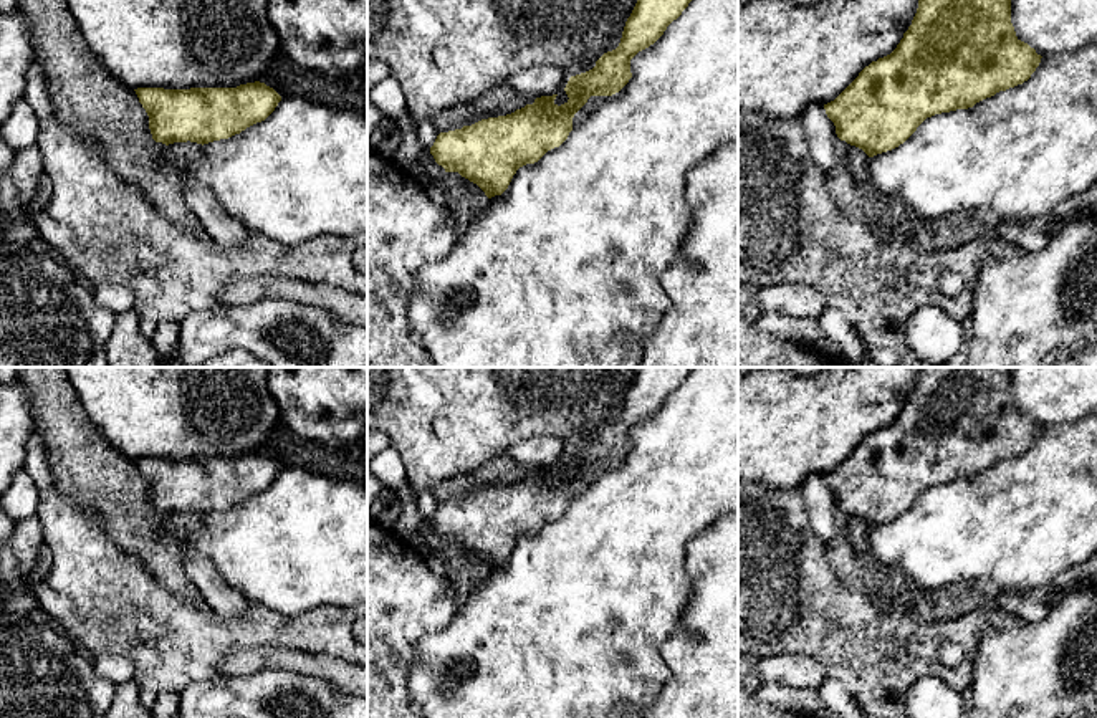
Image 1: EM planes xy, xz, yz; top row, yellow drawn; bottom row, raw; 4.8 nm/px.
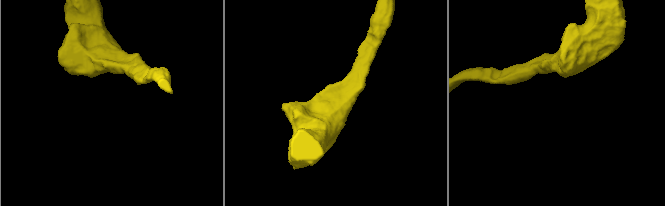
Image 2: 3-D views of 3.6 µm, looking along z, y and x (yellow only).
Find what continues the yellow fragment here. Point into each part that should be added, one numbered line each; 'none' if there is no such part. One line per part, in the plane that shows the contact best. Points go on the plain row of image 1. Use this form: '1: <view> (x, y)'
none

